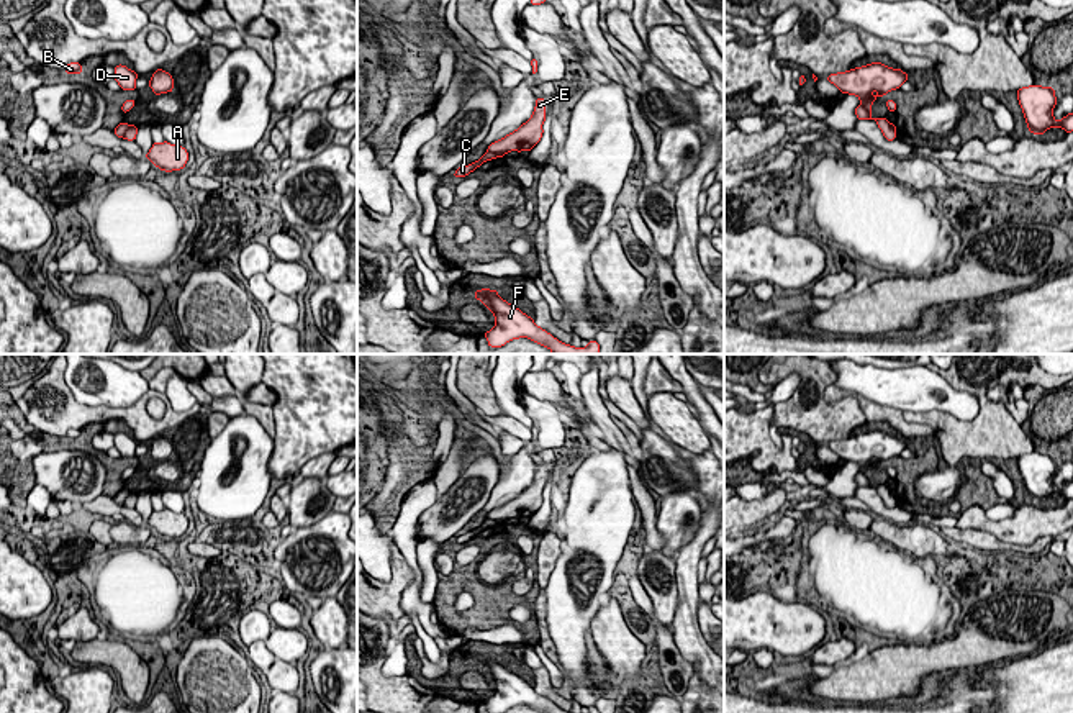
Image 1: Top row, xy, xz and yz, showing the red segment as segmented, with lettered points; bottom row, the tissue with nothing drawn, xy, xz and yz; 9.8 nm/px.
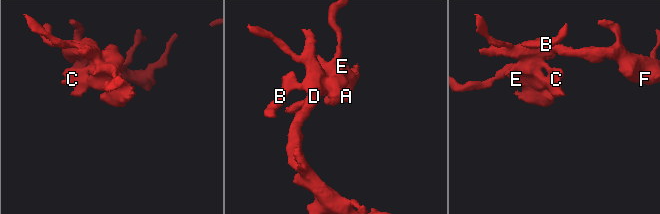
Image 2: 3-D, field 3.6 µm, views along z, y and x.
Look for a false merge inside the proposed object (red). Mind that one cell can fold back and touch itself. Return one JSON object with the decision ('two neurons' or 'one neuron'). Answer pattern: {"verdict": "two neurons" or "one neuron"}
{"verdict": "two neurons"}

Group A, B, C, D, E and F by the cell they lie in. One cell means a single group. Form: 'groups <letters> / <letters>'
groups A E / B C D F

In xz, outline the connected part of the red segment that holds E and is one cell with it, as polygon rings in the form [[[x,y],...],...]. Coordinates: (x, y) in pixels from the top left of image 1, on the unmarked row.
[[[536,465],[532,484],[523,490],[516,498],[488,511],[488,518],[496,525],[503,525],[509,518],[531,518],[542,505],[542,490],[546,488],[546,465]]]

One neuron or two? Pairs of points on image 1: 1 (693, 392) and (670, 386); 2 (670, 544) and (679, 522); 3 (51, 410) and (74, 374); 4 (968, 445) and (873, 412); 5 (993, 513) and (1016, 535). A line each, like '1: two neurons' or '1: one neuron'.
1: two neurons
2: one neuron
3: two neurons
4: one neuron
5: two neurons

